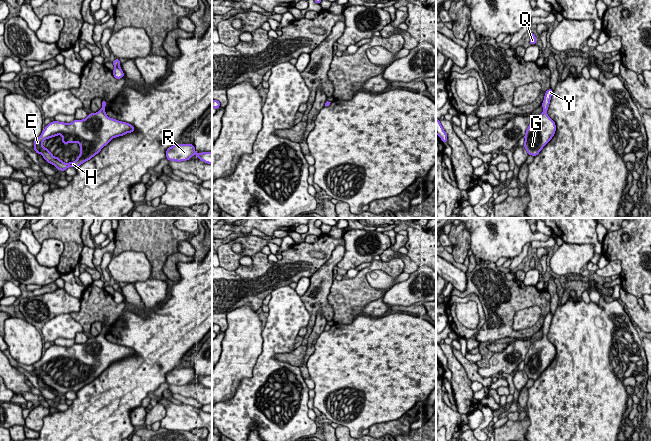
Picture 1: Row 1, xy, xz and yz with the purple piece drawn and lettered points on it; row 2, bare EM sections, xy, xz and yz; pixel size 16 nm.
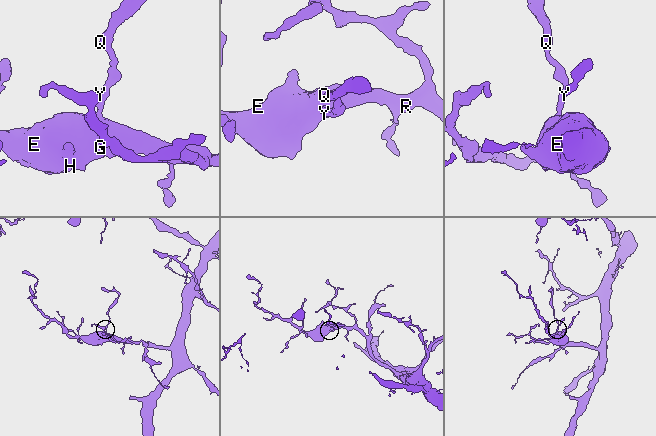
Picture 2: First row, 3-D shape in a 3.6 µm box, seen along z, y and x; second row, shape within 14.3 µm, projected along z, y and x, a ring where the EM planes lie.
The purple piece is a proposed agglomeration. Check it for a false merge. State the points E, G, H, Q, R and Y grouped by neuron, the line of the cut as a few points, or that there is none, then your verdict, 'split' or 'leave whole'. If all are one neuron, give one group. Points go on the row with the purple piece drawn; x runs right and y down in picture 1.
E G H Q R Y | no cut | leave whole

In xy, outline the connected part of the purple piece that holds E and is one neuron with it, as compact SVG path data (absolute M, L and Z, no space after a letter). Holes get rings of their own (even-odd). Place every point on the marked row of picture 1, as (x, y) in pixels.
M102 100L102 108L96 113L88 114L85 119L75 119L72 123L54 120L46 125L41 135L33 140L35 152L40 153L48 163L54 165L58 170L65 171L68 167L77 168L90 160L113 138L135 131L133 125L108 117L105 112L106 103L105 100ZM59 134L62 137L62 144L79 144L80 155L74 162L63 162L59 157L54 157L48 148L42 145L45 139Z

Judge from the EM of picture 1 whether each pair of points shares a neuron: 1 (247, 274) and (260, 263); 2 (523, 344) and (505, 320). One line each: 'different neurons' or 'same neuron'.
1: same neuron
2: different neurons

